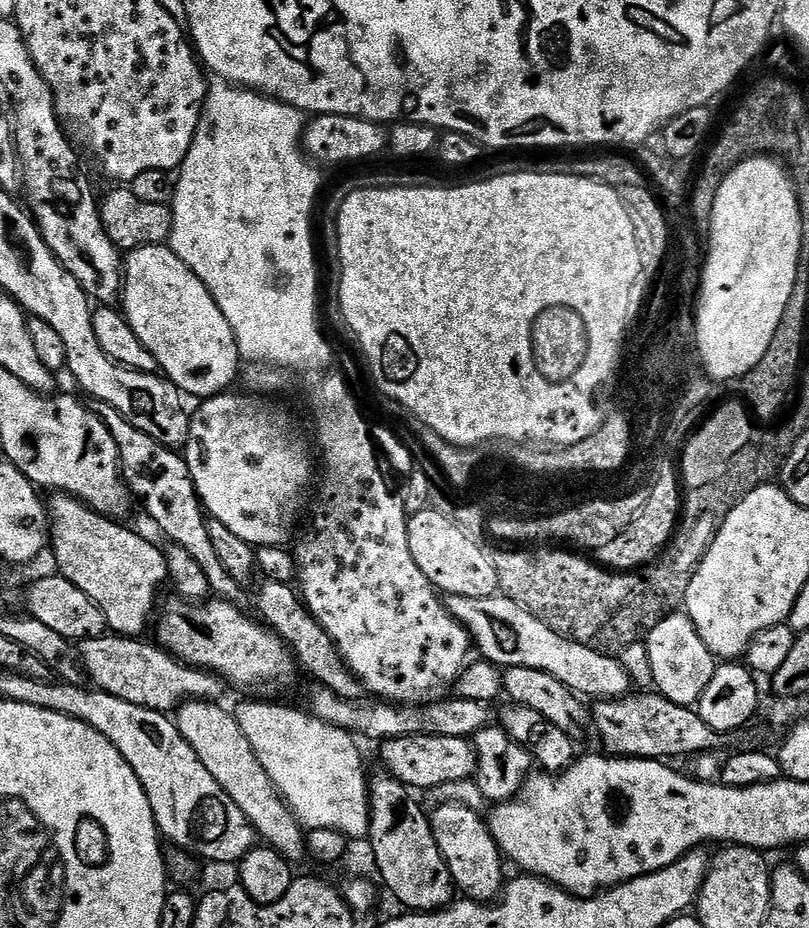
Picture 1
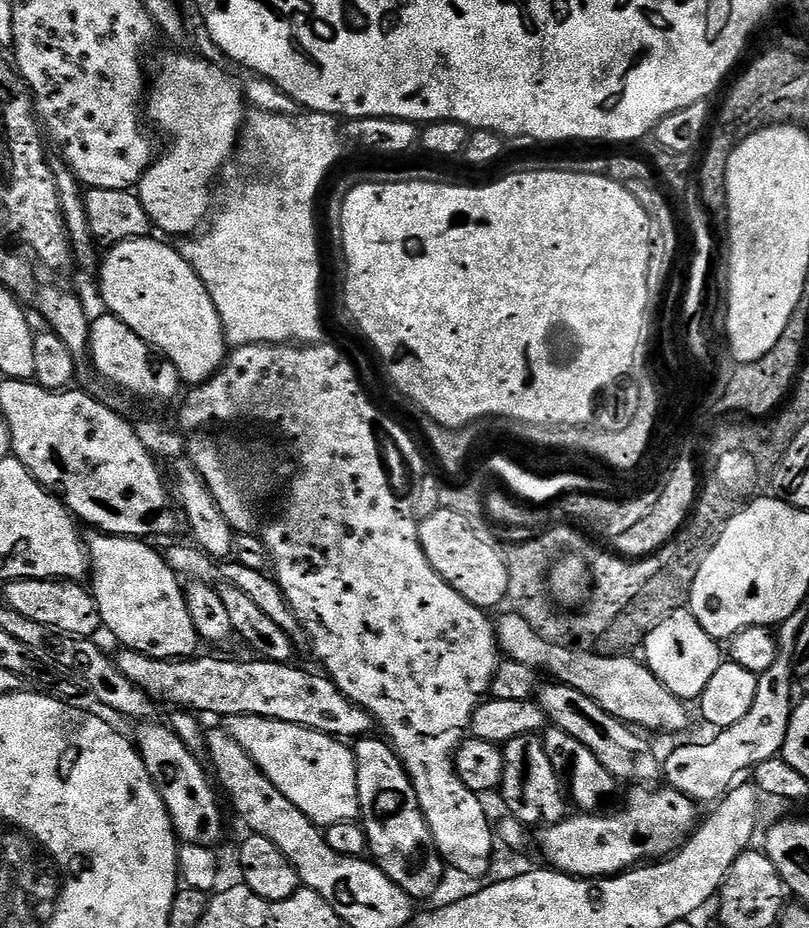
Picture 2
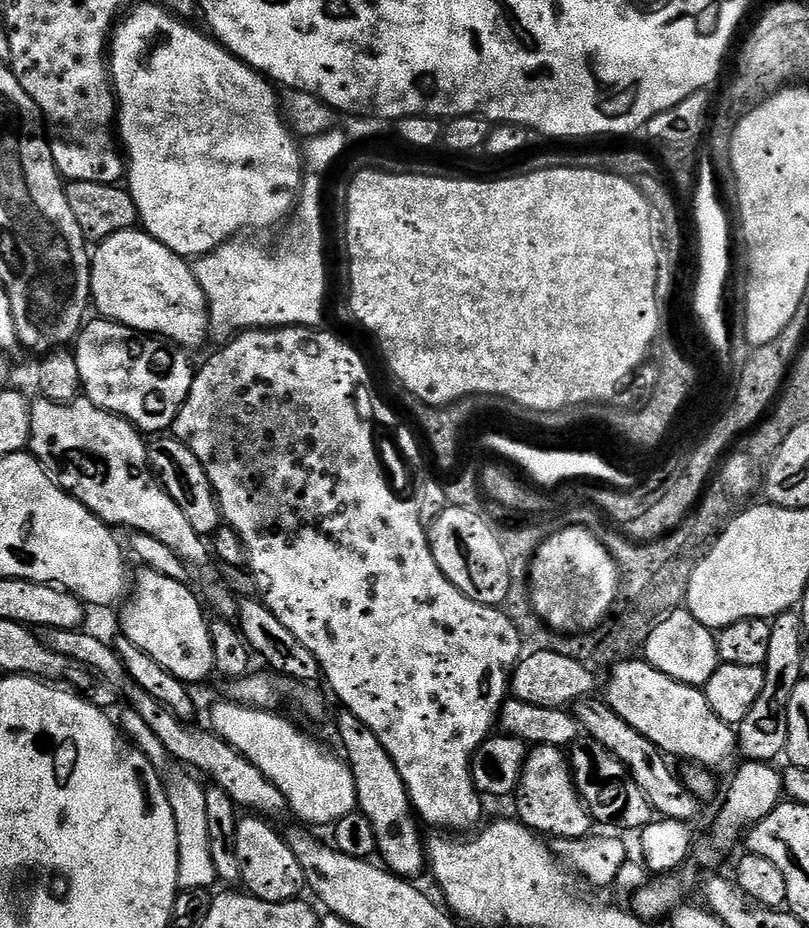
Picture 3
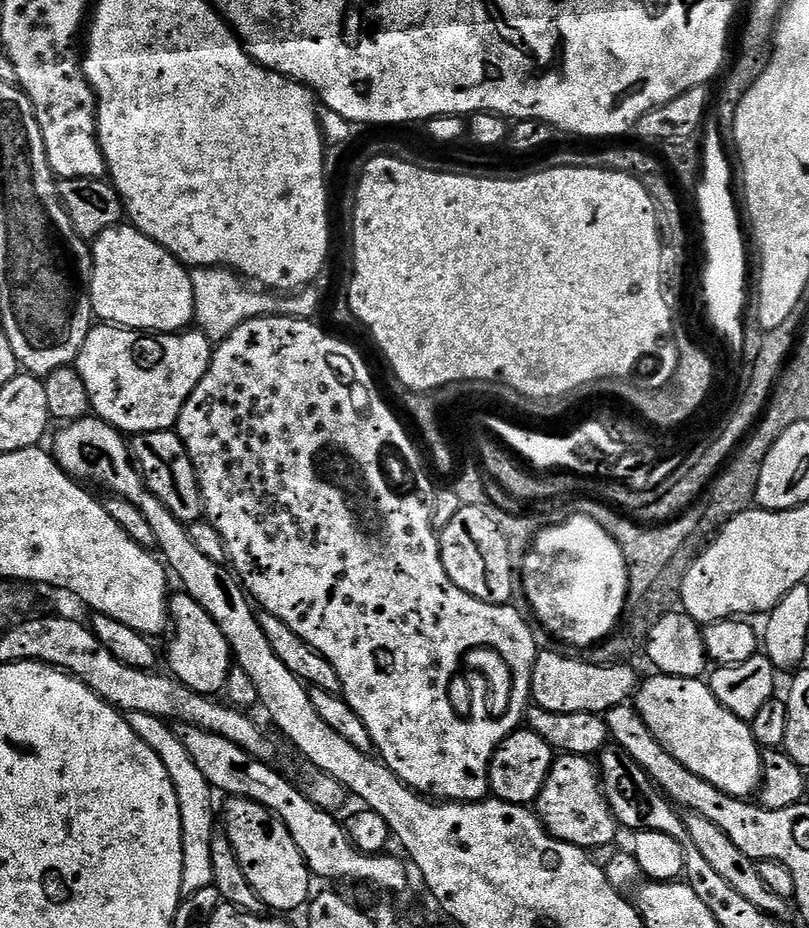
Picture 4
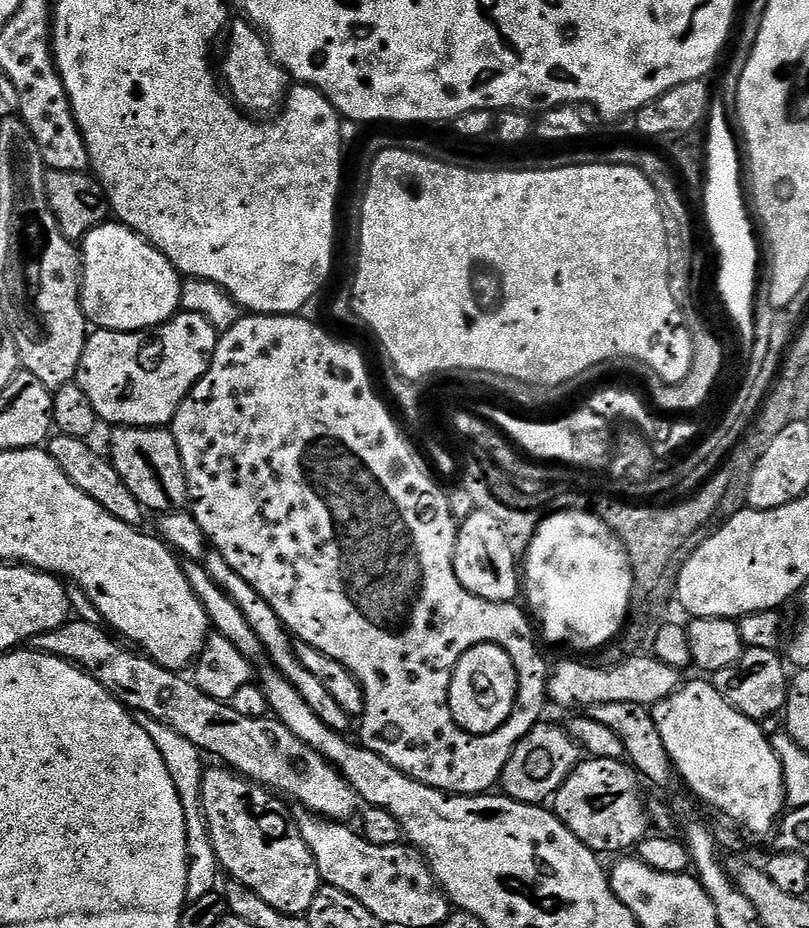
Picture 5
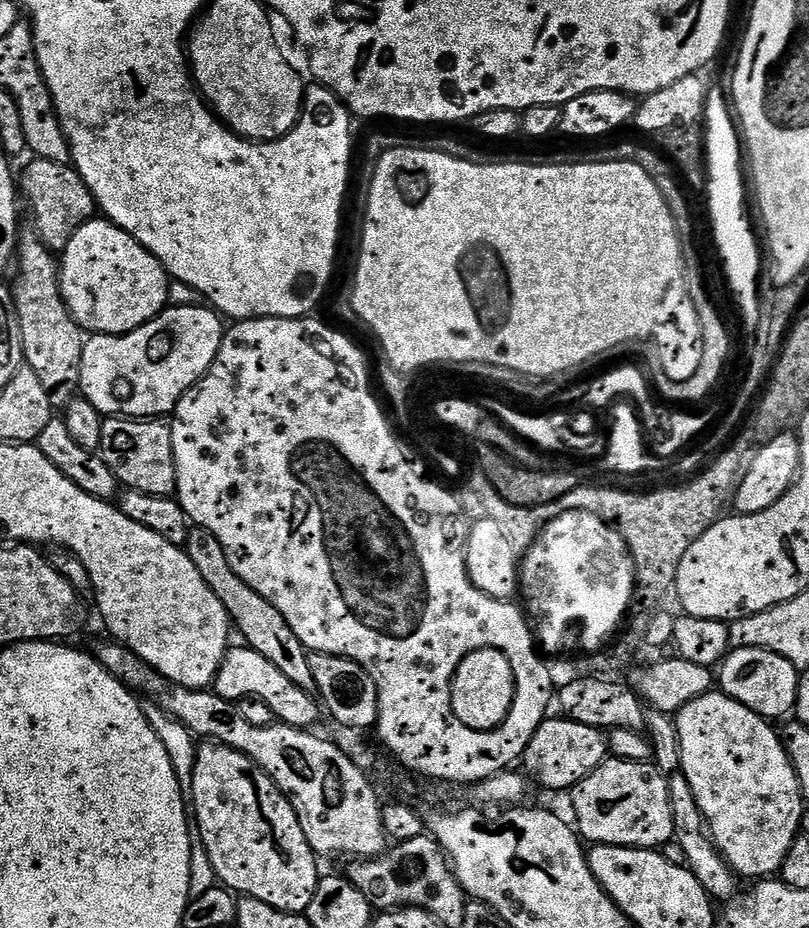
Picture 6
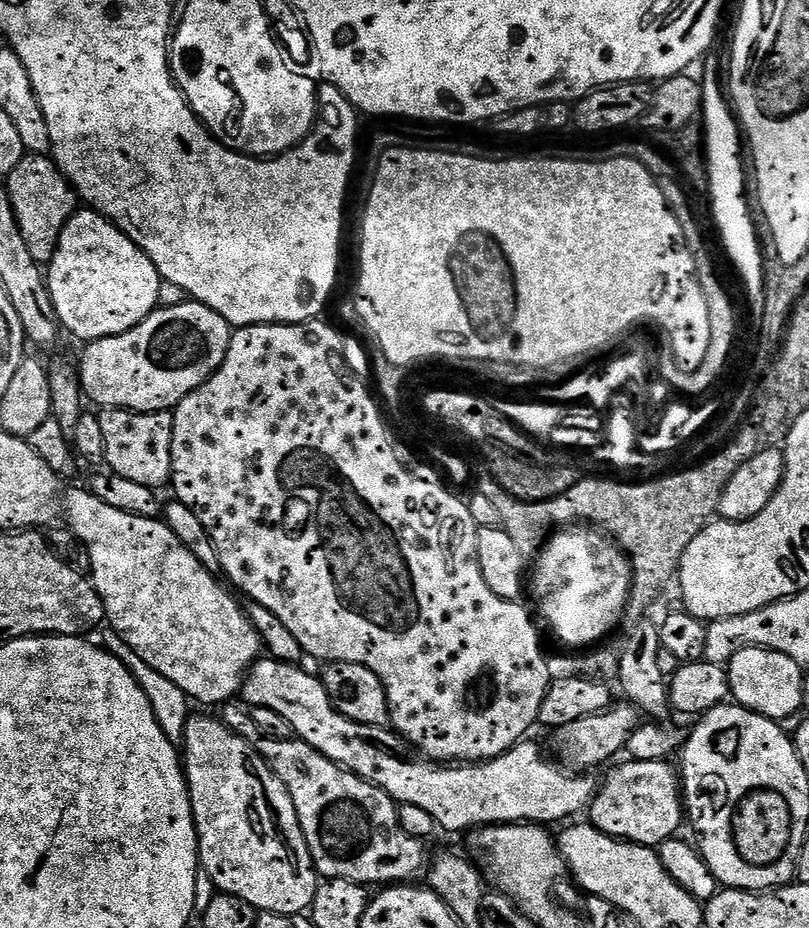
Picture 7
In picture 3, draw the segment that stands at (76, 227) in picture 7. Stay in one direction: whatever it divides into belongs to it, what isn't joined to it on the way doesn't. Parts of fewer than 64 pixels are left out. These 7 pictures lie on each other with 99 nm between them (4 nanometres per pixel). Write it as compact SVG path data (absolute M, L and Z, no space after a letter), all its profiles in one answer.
M143 230L119 232L95 245L92 252L92 304L103 319L125 324L136 332L155 334L185 350L202 347L210 333L208 300L192 273L189 261L176 256Z

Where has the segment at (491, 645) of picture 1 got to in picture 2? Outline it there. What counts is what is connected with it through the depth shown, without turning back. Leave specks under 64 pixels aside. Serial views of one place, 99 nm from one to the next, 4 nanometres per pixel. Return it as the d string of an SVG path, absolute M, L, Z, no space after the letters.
M511 610L505 611L506 614L499 621L498 619L495 621L494 627L496 630L496 639L498 641L498 647L507 659L517 660L518 662L522 662L526 666L530 666L531 668L539 670L541 673L549 672L551 679L553 681L565 684L566 686L570 686L574 690L582 690L582 694L586 694L586 698L594 698L594 702L598 702L598 706L602 706L602 710L606 710L609 712L614 718L618 718L619 720L623 720L625 724L629 726L635 726L637 729L645 730L644 728L649 728L650 731L656 732L661 728L664 732L684 732L688 728L688 708L689 705L685 703L685 701L676 697L674 694L670 692L670 690L664 688L662 682L658 680L654 673L648 668L647 664L641 662L639 659L631 660L633 657L631 655L625 654L622 656L599 656L598 654L594 654L593 652L580 652L577 648L563 648L562 646L554 646L554 642L550 642L547 640L545 636L539 636L537 632L530 626L530 622L526 622L526 618L522 618L517 612L513 612Z

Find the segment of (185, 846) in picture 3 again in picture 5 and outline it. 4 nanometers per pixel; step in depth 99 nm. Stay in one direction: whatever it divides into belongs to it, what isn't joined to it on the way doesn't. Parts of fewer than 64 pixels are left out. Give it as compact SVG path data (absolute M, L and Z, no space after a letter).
M142 711L133 713L138 726L150 735L162 760L166 764L166 770L173 779L174 788L178 792L178 798L182 803L183 814L186 817L186 850L188 851L188 873L186 874L186 897L188 900L197 900L205 894L217 891L216 879L222 876L222 869L216 851L212 845L212 839L208 833L208 824L205 822L203 804L201 802L201 784L204 781L206 771L202 764L203 755L199 748L192 746L189 739L183 738L177 731L171 730L164 723L143 714Z

